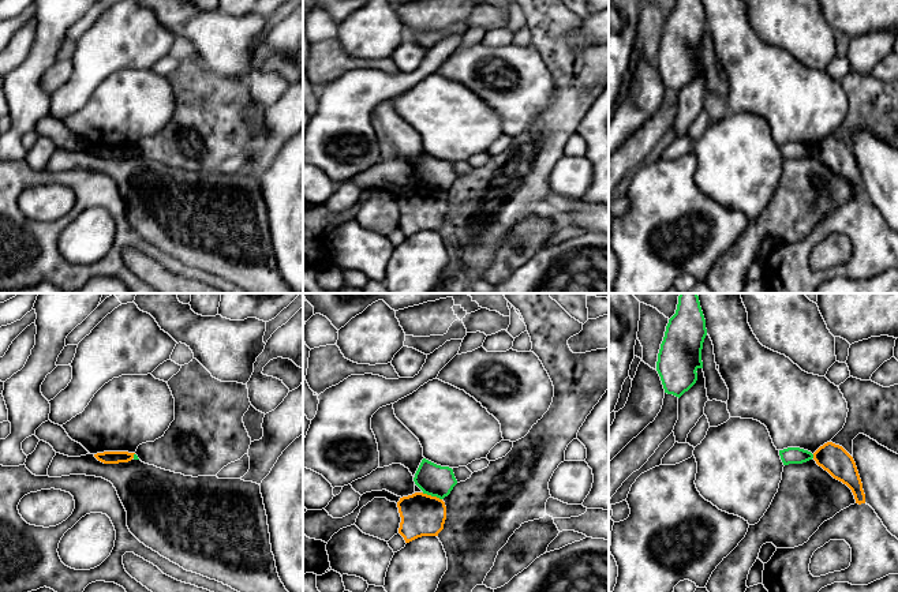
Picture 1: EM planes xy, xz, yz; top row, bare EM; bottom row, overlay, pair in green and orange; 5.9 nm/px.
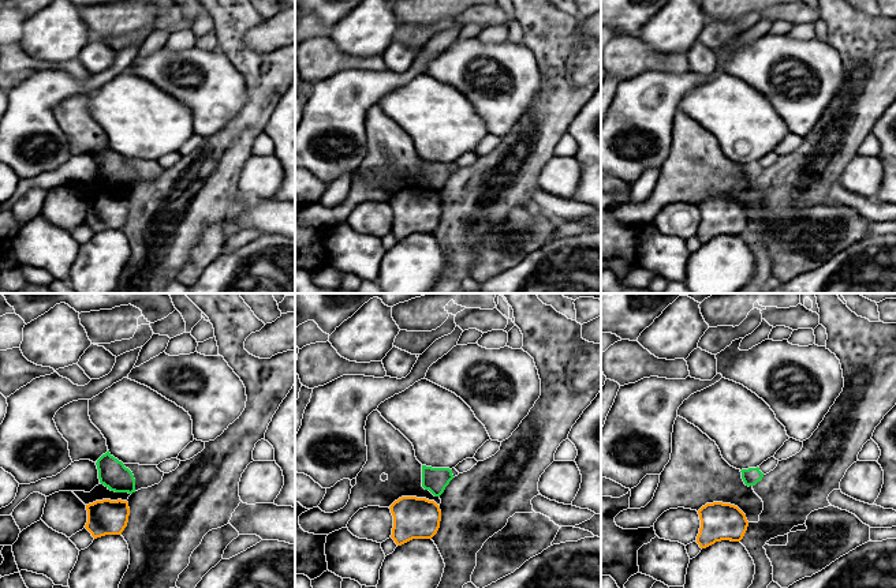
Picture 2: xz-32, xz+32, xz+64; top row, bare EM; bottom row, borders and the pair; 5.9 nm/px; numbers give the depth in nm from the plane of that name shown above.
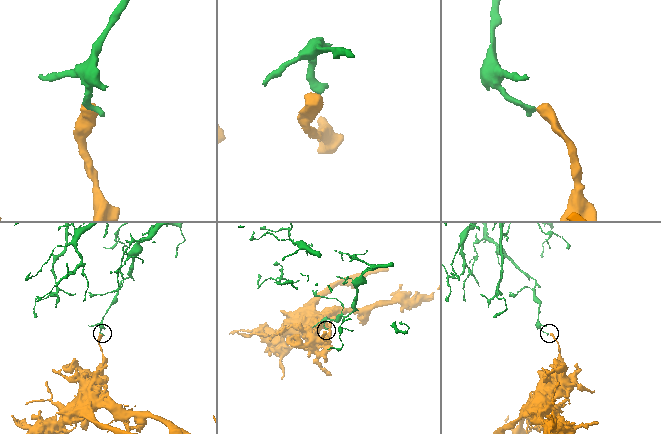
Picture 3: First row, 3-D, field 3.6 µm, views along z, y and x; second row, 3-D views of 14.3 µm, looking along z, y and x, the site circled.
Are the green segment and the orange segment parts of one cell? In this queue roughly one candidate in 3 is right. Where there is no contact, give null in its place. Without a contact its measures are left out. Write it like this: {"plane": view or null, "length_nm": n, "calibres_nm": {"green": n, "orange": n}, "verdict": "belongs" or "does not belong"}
{"plane": "xz", "length_nm": 130, "calibres_nm": {"green": 190, "orange": 240}, "verdict": "does not belong"}

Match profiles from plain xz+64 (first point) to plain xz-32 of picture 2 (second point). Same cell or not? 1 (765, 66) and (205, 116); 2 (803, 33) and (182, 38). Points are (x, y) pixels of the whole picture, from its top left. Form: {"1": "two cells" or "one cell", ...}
{"1": "one cell", "2": "one cell"}

